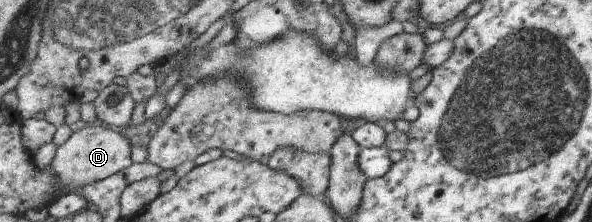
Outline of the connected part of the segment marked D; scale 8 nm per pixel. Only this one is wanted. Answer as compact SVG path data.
M105 123L90 124L85 128L80 129L74 133L69 141L64 143L58 150L54 162L54 172L58 172L58 180L63 185L64 190L76 190L76 188L82 188L82 186L88 186L88 184L95 184L100 180L106 180L112 176L122 173L132 163L132 144L126 134L116 132L114 128Z

